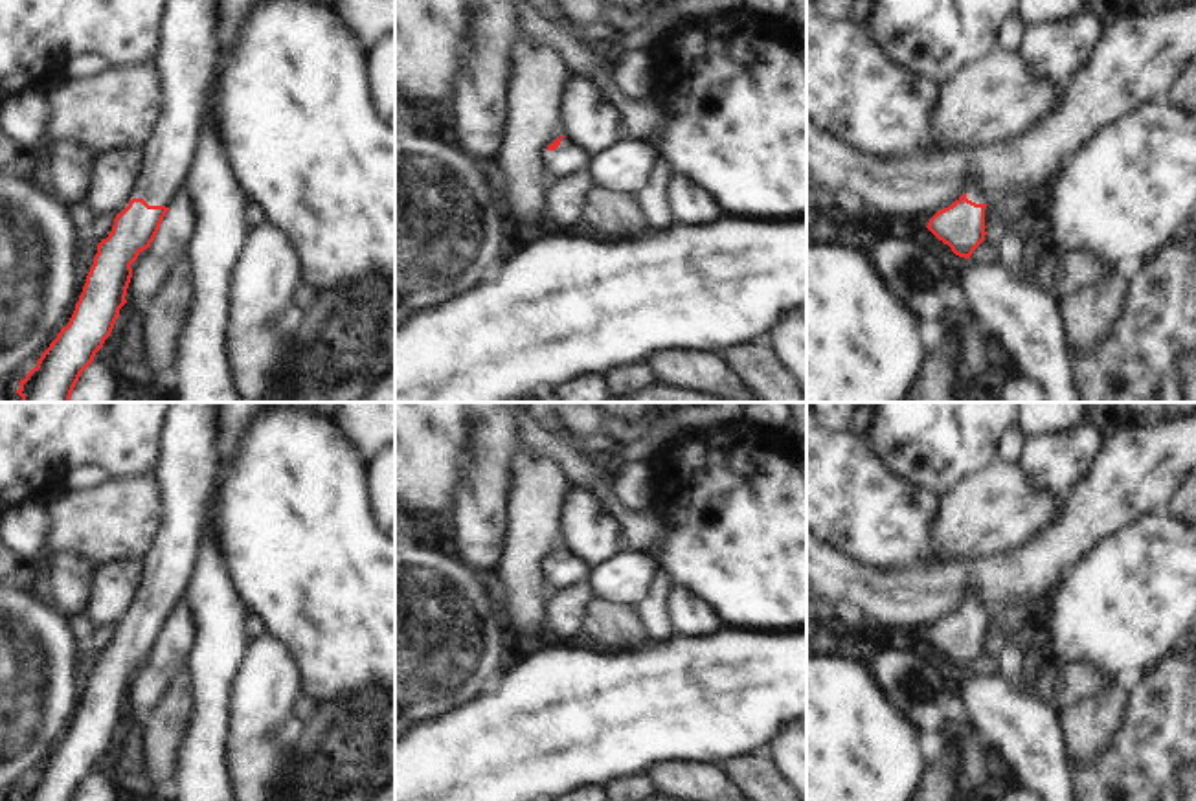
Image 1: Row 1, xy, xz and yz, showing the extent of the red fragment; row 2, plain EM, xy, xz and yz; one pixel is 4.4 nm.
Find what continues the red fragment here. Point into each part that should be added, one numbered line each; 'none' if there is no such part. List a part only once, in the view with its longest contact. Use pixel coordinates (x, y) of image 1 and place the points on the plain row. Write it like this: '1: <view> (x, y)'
1: xy (190, 471)

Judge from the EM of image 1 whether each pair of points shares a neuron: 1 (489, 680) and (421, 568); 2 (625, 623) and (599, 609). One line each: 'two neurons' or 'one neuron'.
1: one neuron
2: one neuron

